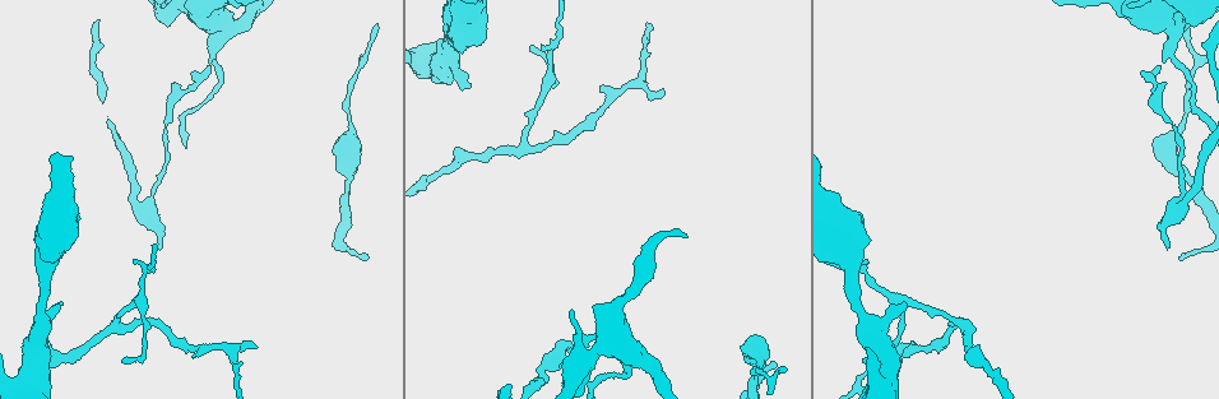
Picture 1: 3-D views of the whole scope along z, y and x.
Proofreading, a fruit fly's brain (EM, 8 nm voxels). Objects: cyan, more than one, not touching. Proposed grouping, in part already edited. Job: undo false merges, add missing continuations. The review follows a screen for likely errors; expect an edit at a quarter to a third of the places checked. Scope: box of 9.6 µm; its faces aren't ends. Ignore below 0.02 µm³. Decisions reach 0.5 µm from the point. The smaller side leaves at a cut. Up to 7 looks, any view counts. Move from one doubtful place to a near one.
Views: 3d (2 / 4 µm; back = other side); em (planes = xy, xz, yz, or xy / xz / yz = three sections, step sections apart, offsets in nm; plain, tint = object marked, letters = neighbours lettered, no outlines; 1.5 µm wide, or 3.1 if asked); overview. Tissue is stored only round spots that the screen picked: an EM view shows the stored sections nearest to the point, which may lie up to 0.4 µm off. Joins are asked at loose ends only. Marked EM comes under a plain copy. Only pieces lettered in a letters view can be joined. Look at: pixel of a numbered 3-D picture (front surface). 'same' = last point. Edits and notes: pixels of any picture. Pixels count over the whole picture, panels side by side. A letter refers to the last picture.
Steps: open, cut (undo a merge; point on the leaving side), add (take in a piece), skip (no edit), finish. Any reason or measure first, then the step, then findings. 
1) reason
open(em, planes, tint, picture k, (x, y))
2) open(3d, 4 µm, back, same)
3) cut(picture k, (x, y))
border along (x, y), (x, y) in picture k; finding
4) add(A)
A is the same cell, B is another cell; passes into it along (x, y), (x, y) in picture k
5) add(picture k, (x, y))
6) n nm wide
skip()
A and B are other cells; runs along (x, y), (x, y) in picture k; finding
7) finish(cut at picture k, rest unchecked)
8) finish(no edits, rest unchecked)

free end
open(3d, 4 µm, back, picture 1, (782, 372))

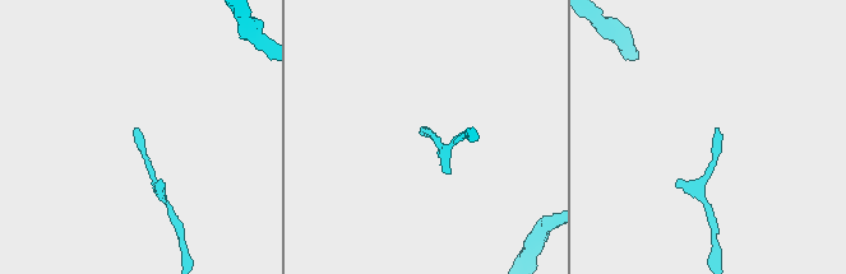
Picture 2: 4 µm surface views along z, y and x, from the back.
open(em, yz, step 8, tint, picture 2, (134, 127))

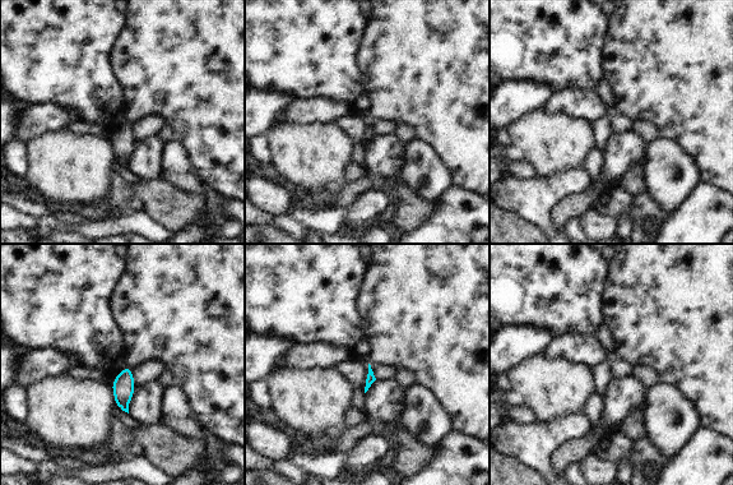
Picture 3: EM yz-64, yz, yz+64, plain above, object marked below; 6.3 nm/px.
another direction
open(em, planes, letters, same)

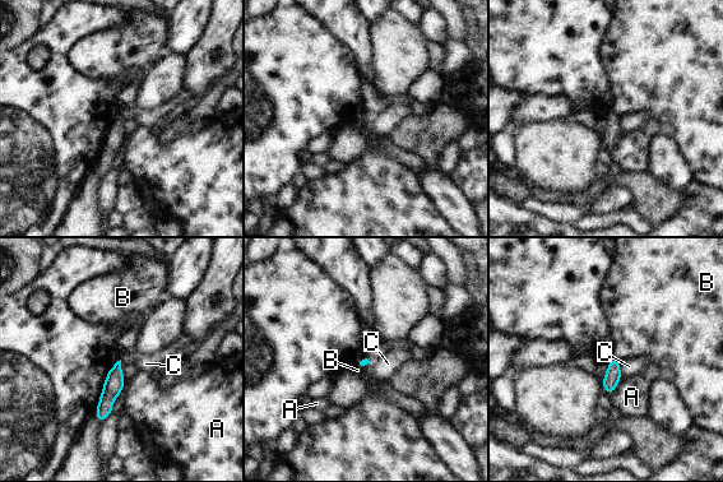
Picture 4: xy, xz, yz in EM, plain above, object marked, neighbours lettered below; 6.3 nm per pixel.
skip()
A, B and C are other cells; none of them fits

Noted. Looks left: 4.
thin arm on a thick one
open(em, xy, step 4, letters, picture 1, (1170, 52))

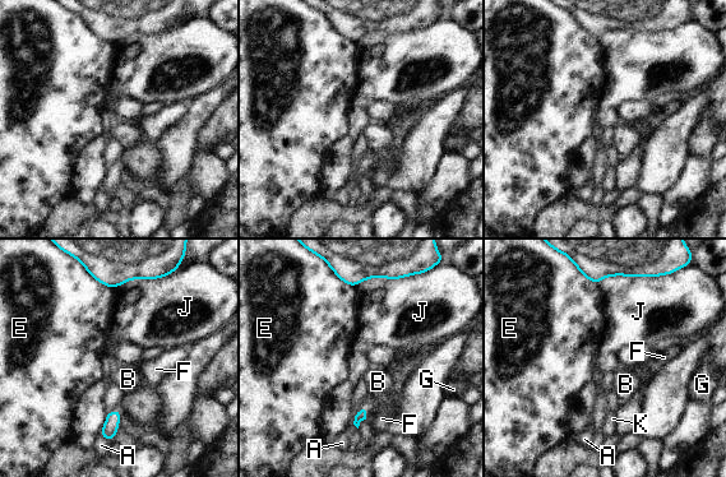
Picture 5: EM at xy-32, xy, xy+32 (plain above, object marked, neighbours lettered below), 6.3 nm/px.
cut it another way
open(em, planes, letters, same)

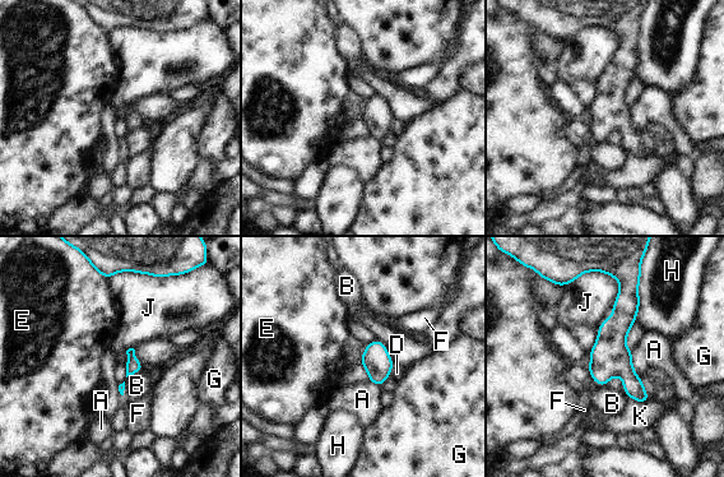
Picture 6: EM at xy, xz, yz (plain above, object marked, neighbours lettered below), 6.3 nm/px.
180 nm wide
skip()
A, B, D, E, F, G, H, J and K are other cells; all the same neuron

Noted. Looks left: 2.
thick turns thin
open(em, planes, letters, picture 1, (1173, 129))

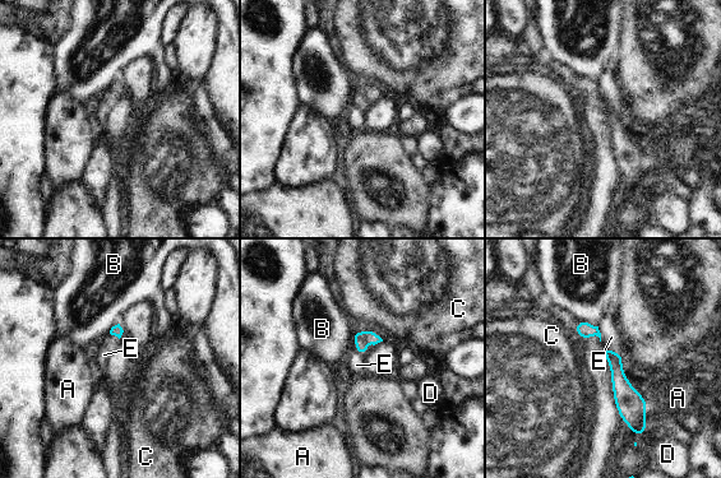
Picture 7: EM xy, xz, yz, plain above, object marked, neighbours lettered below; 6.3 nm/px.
cut(picture 7, (359, 338))
A, B, C, D and E are other cells; border along (364, 333), (365, 340) in picture 7; a second neuron is stuck on

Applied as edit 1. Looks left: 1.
finish(cut at picture 7, rest unchecked)

